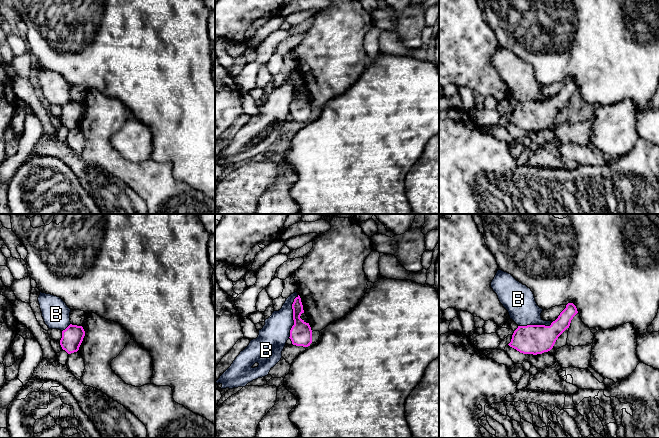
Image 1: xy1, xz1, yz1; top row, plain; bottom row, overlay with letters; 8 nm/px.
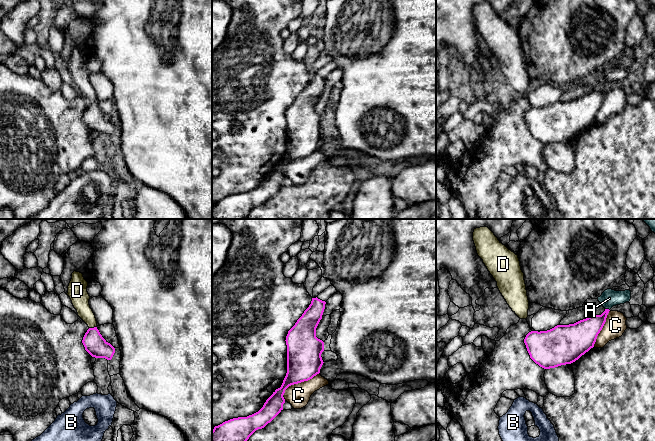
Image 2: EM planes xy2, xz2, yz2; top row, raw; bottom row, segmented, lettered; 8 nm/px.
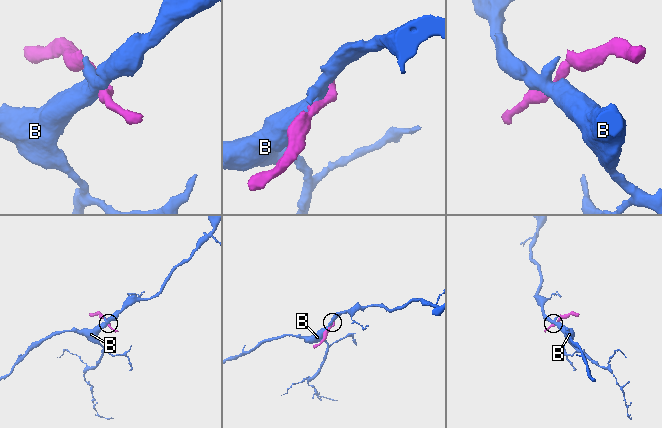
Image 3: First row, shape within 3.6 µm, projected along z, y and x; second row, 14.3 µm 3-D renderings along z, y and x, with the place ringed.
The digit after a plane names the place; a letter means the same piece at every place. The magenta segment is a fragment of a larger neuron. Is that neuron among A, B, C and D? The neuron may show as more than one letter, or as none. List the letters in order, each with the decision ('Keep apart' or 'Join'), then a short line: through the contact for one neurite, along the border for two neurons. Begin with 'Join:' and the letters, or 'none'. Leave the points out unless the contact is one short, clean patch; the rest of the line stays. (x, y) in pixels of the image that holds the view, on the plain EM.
Join: D
A: Keep apart. Line: yz2 (605, 84), (609, 86)
B: Keep apart
C: Keep apart
D: Join. Line: xy2 (94, 119), (92, 116), (92, 104), (80, 76)

